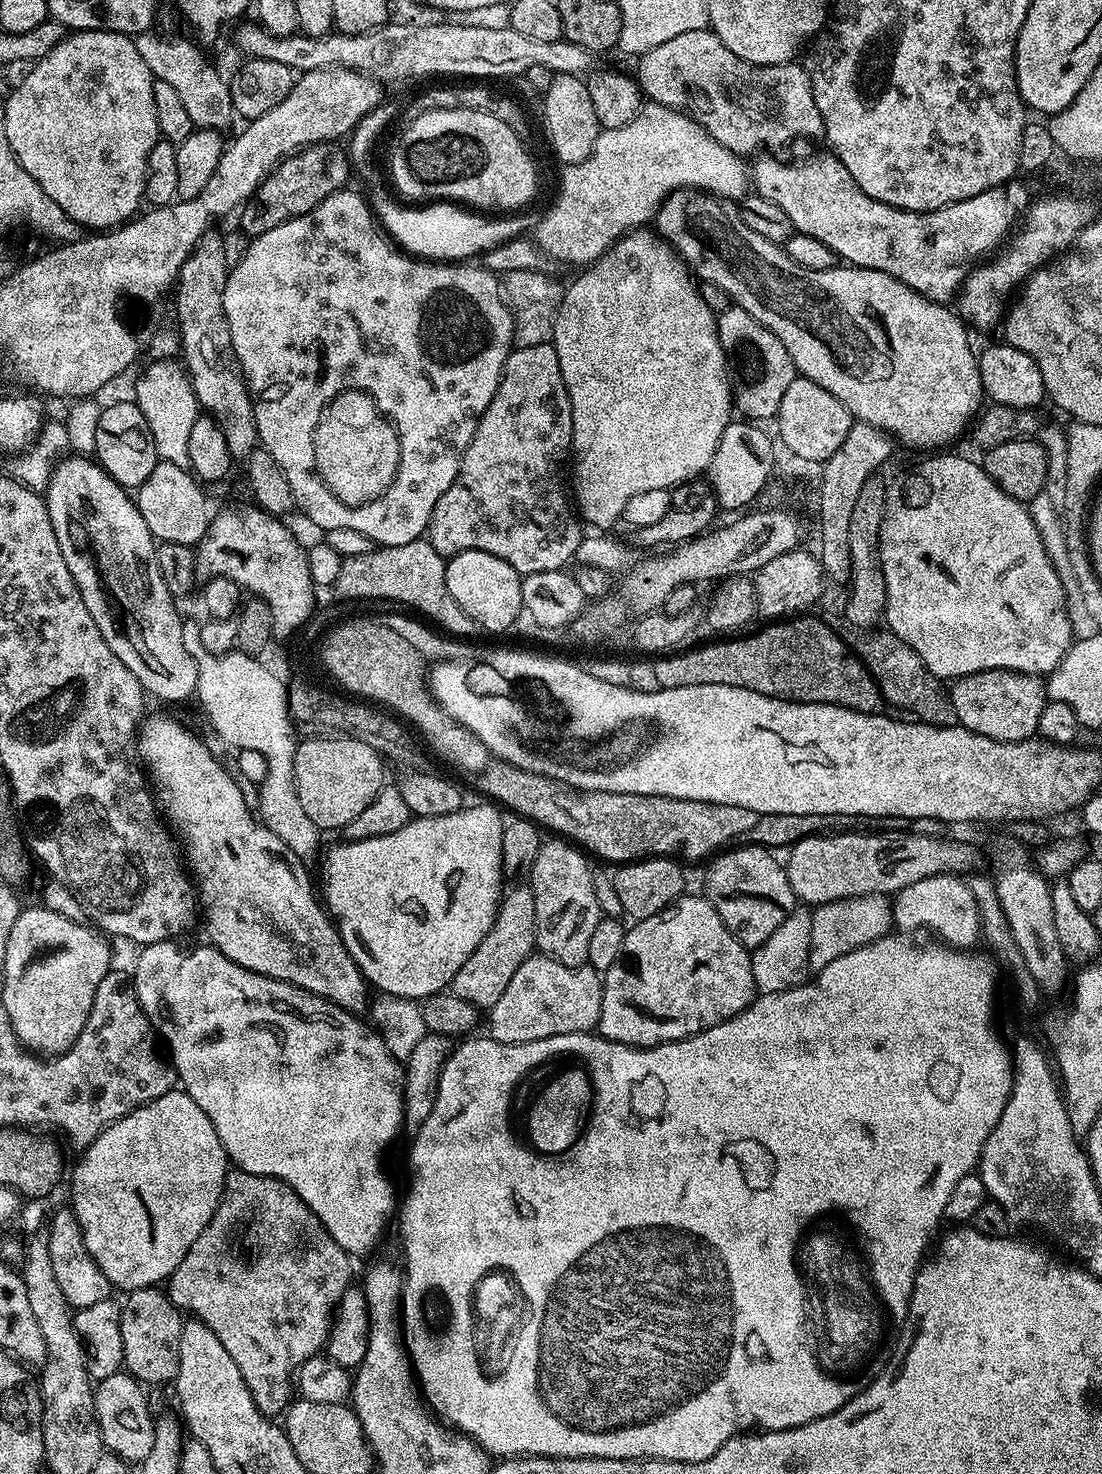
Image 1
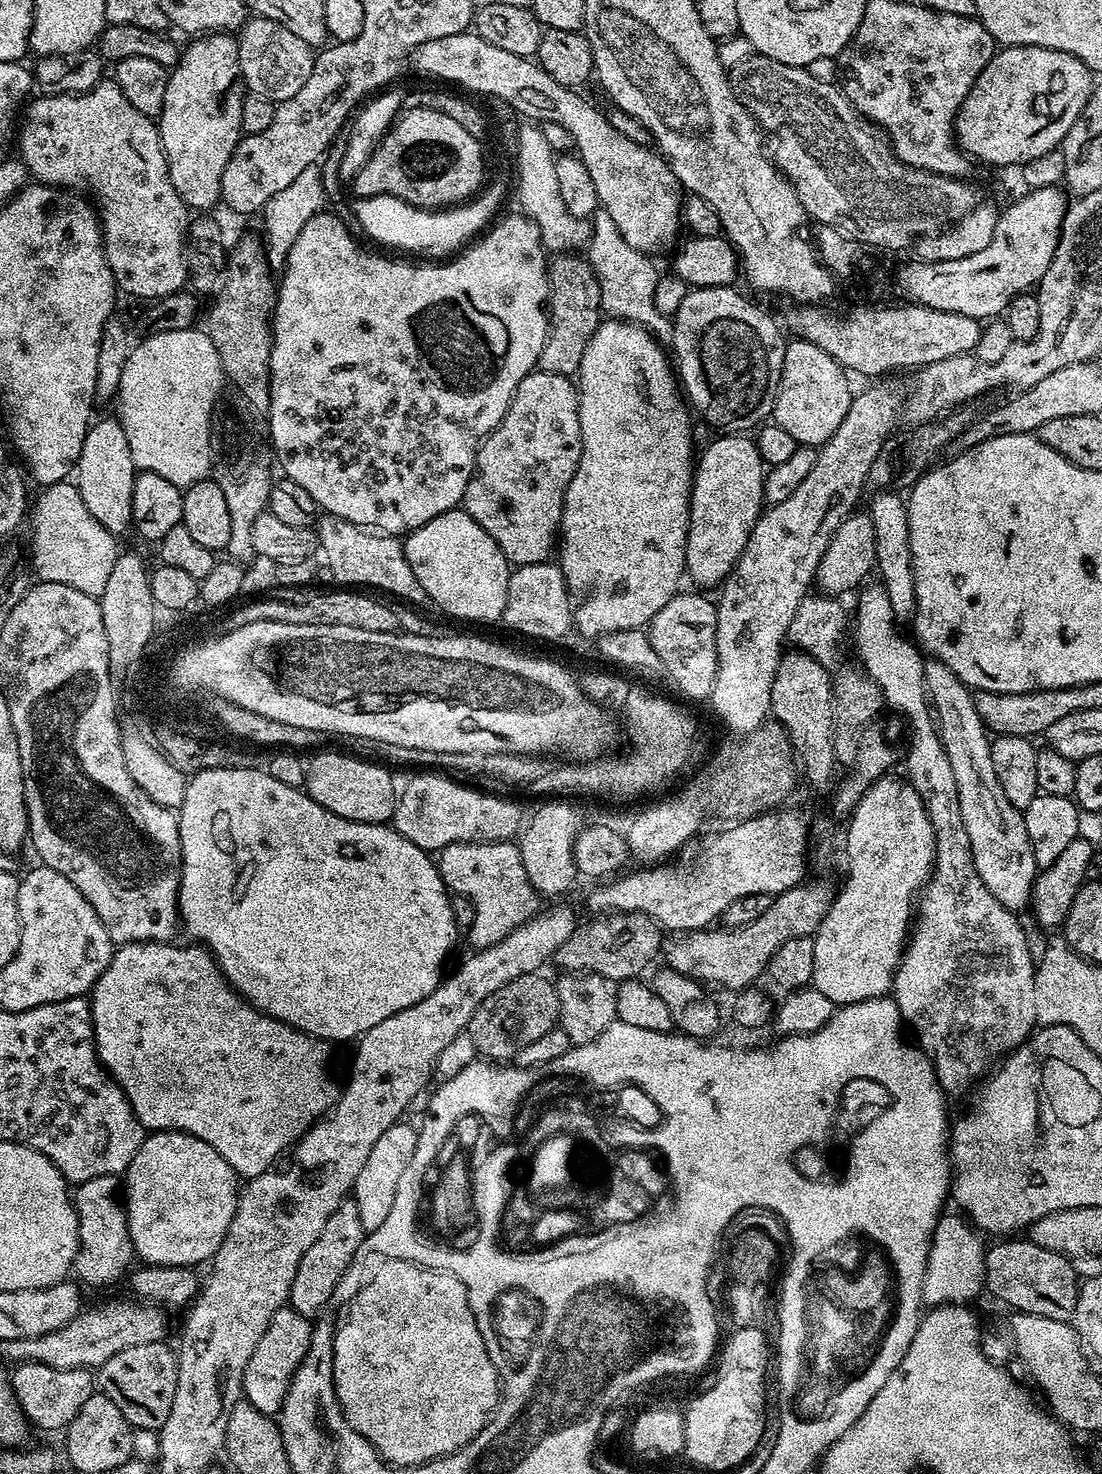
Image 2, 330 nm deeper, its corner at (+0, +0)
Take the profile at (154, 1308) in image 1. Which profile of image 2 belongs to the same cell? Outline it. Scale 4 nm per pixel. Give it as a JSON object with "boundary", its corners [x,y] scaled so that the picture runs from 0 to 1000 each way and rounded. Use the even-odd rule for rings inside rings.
{"boundary":[[[152,911],[133,912],[132,913],[118,913],[118,916],[111,916],[103,919],[95,925],[89,929],[89,942],[93,946],[98,947],[111,957],[121,969],[138,969],[144,970],[154,962],[154,954],[158,954],[158,943],[162,943],[162,927],[160,926],[161,918],[152,915]]]}

